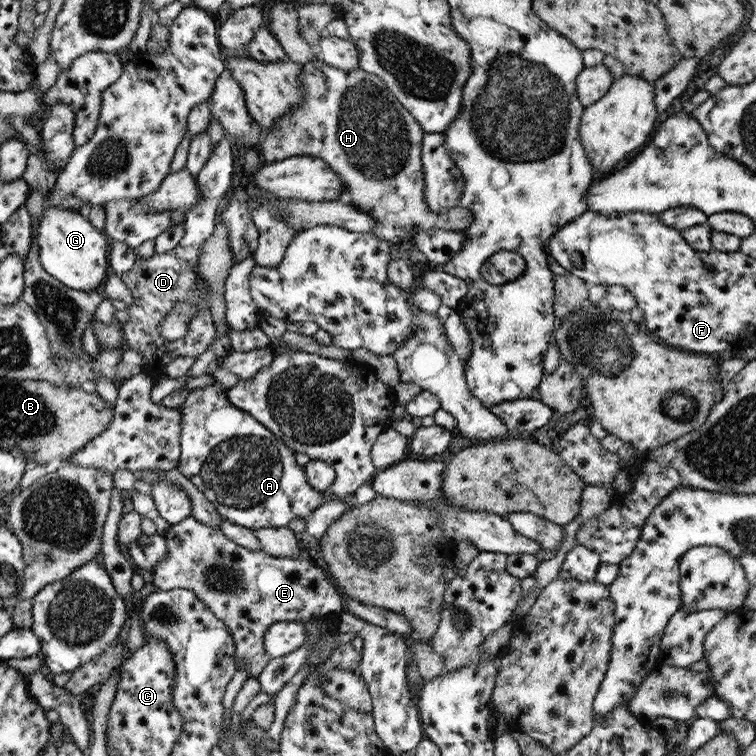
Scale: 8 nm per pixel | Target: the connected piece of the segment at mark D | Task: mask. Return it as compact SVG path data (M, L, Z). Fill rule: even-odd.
M173 251L162 254L154 253L151 257L137 257L132 265L132 270L124 272L120 279L130 290L134 303L132 307L126 308L128 321L122 324L125 347L144 357L142 372L150 375L152 379L158 380L166 376L165 370L169 362L180 356L198 357L208 349L208 346L216 337L216 325L211 316L209 306L204 306L198 310L198 314L188 322L188 332L182 341L166 342L160 334L162 319L174 311L174 307L180 301L196 301L198 305L202 303L202 298L196 298L196 281L201 278L201 274L192 268L190 261L178 258Z

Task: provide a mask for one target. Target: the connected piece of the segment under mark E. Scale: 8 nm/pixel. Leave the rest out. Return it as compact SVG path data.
M193 516L172 524L165 534L168 552L150 571L149 579L158 591L183 588L195 592L216 618L230 629L235 642L235 658L238 664L245 664L249 676L259 676L270 662L263 640L264 633L271 624L278 621L306 622L309 618L331 614L336 616L343 611L341 595L328 572L318 567L306 554L300 558L274 557L264 551L250 551L232 539L219 528L202 524Z

